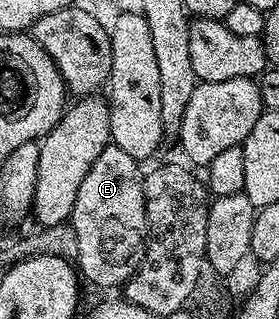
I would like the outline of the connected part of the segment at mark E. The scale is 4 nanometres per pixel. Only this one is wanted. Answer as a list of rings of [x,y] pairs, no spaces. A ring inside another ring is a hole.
[[[114,144],[105,147],[93,160],[93,168],[77,192],[77,204],[69,219],[77,234],[77,270],[95,286],[127,285],[141,264],[147,247],[147,213],[143,191],[144,171],[129,152],[121,152]]]

